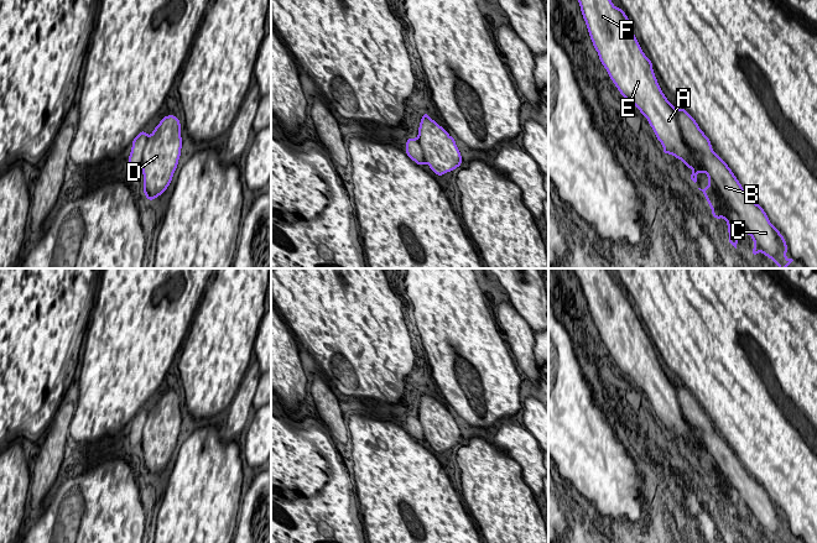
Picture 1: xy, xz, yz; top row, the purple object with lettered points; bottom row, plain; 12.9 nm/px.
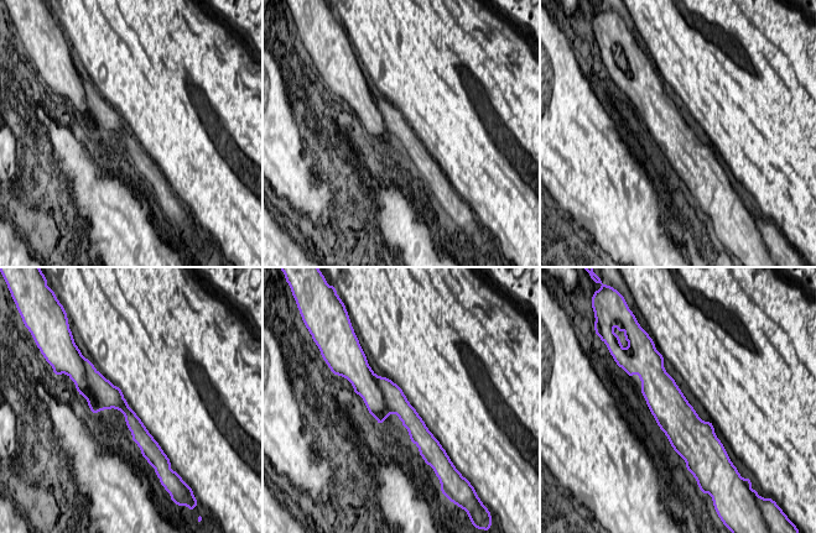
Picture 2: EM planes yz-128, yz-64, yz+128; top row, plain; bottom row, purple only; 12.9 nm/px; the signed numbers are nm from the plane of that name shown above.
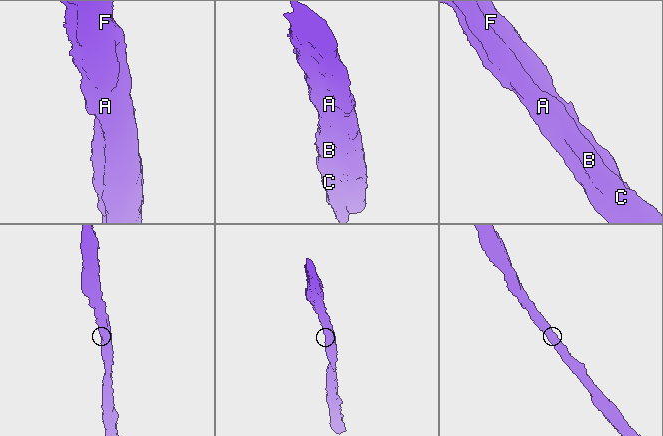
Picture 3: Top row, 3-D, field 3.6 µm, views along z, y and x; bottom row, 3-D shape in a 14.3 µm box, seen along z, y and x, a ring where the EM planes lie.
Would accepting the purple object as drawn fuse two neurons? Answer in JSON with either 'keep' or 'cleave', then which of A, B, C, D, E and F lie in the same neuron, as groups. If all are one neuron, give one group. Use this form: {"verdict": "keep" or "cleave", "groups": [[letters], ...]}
{"verdict": "cleave", "groups": [["A", "D", "E", "F"], ["B", "C"]]}

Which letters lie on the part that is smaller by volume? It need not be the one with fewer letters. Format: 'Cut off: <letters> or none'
Cut off: B, C

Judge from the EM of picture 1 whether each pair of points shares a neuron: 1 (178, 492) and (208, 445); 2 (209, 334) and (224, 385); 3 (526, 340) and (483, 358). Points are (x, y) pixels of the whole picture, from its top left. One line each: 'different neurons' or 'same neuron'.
1: same neuron
2: same neuron
3: different neurons

